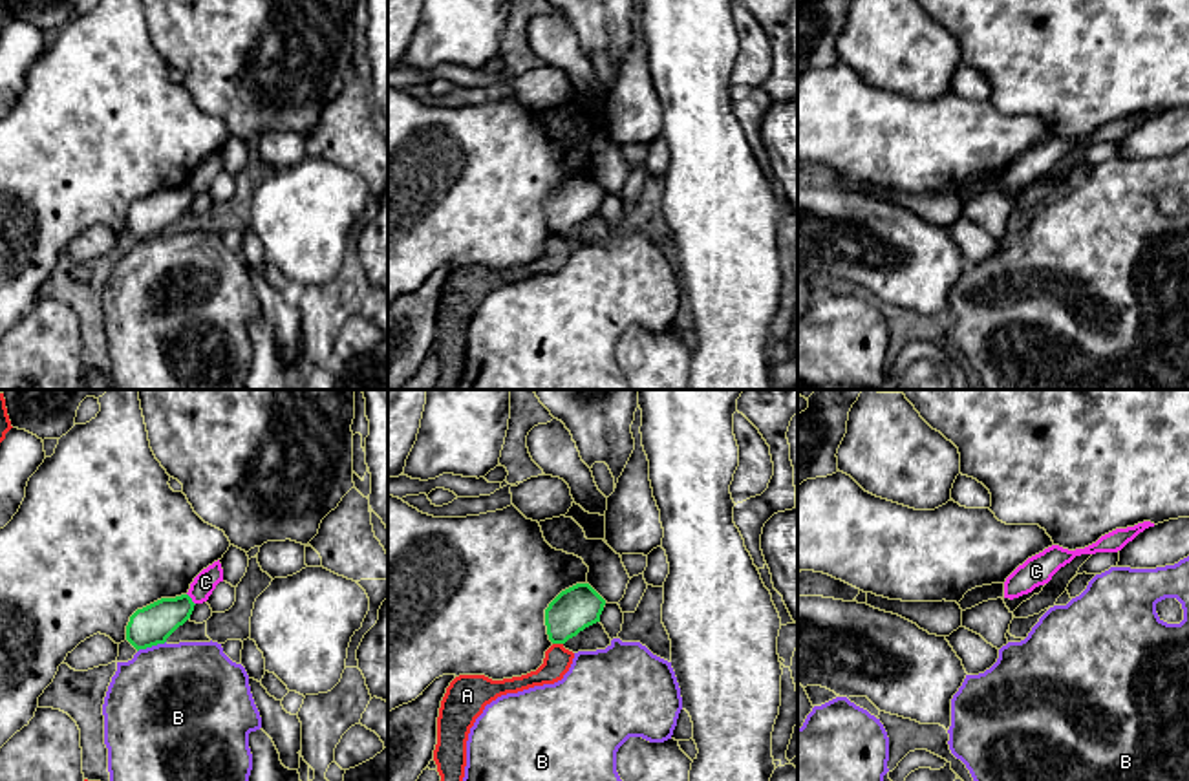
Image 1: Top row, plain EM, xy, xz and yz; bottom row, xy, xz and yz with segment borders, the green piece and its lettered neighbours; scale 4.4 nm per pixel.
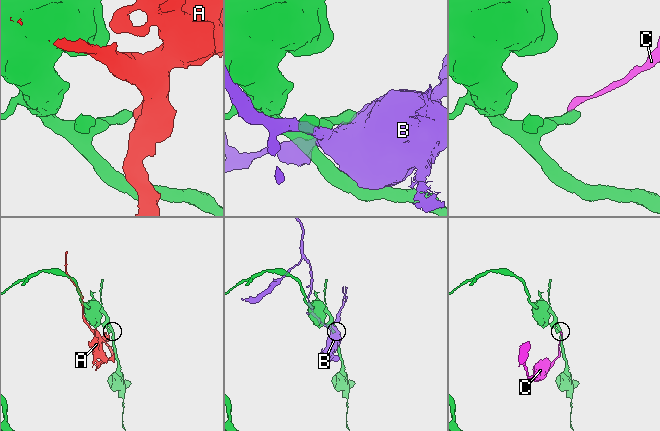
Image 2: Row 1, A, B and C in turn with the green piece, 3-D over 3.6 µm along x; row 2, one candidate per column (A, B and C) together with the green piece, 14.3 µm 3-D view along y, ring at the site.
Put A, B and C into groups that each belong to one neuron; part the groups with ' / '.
A / B / C

